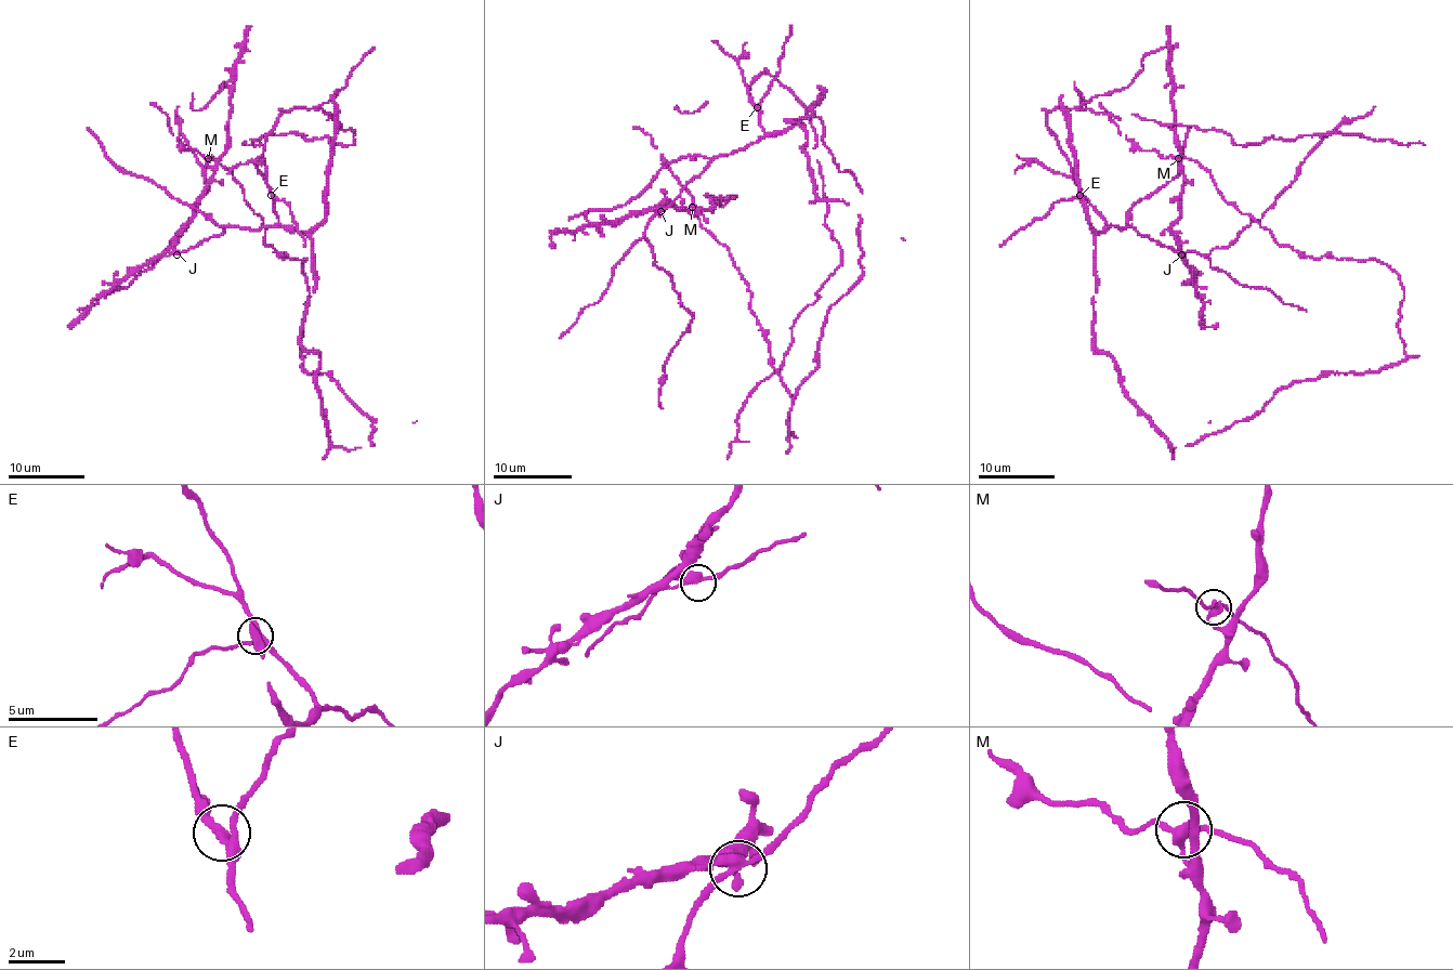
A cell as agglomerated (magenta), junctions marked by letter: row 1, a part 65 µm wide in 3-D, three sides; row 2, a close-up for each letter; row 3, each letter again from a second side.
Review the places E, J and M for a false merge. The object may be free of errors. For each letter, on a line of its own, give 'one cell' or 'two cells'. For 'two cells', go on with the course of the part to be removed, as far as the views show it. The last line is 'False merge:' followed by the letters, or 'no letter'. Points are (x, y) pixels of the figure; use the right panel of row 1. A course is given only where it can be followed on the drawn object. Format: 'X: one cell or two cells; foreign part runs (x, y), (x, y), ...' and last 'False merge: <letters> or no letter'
E: one cell
J: one cell
M: one cell
False merge: no letter

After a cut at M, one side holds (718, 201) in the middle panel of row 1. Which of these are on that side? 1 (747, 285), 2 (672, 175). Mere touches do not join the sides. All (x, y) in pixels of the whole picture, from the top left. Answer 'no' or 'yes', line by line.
1: no
2: no

